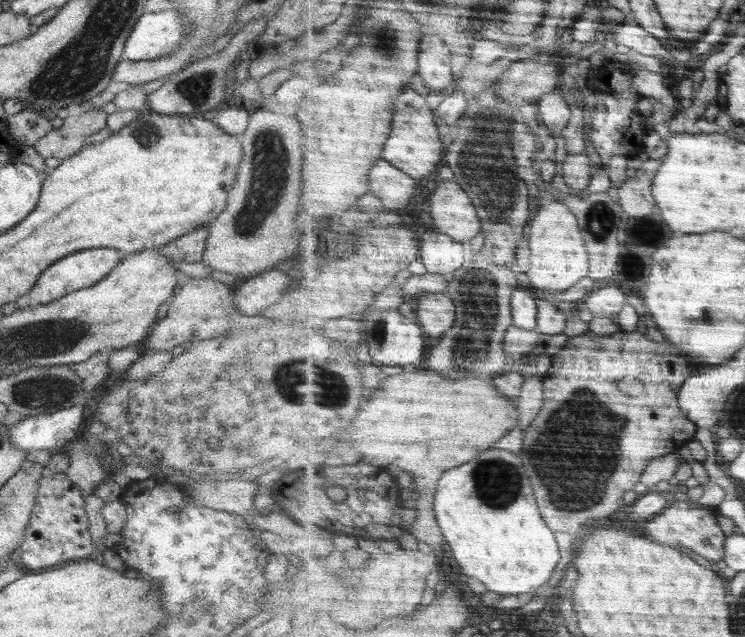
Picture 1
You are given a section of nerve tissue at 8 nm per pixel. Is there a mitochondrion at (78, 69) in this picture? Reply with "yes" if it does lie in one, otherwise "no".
yes

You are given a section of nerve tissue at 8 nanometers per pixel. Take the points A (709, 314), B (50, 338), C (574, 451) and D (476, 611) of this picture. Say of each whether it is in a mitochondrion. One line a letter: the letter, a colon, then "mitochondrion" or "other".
A: mitochondrion
B: mitochondrion
C: mitochondrion
D: other

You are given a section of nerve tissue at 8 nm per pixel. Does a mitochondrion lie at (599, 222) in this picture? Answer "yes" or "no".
yes

